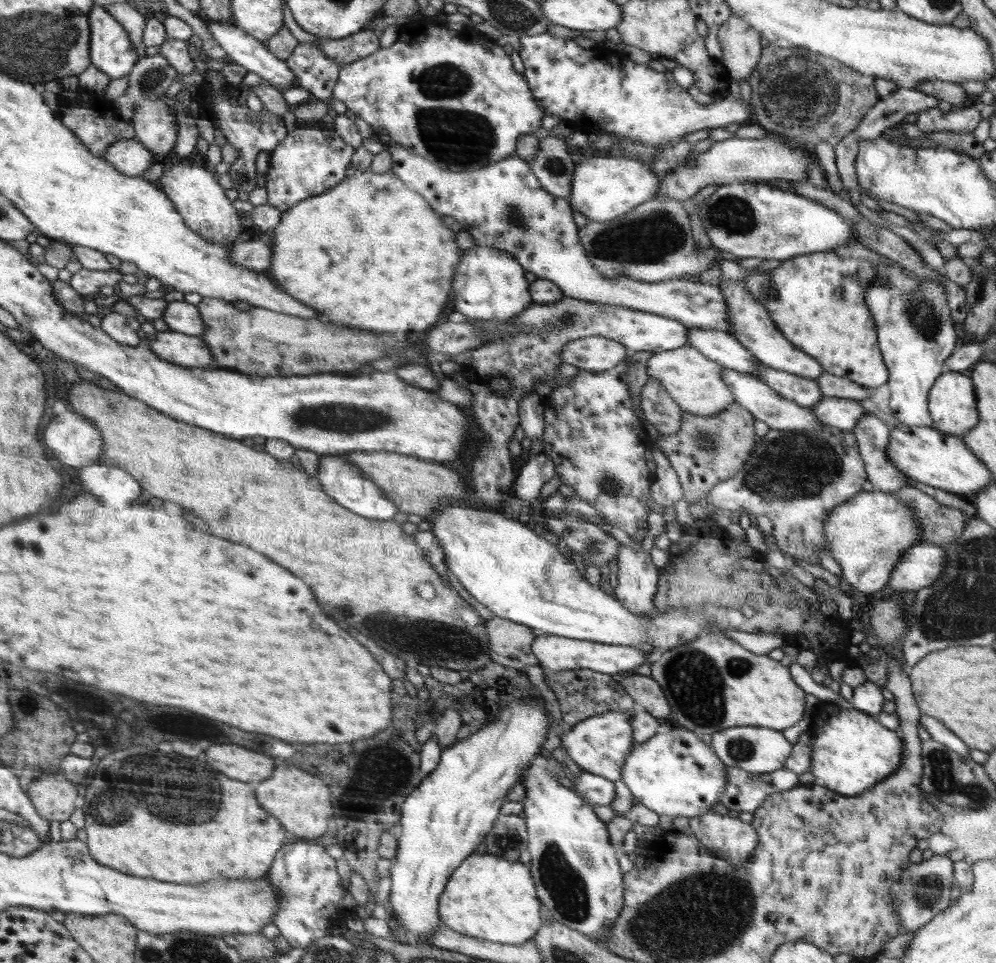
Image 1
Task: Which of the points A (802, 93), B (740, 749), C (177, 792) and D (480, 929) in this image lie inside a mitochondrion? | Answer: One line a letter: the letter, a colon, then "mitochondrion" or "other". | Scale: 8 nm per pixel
A: mitochondrion
B: mitochondrion
C: mitochondrion
D: other

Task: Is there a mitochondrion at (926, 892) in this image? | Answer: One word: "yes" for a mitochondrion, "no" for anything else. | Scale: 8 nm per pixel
yes

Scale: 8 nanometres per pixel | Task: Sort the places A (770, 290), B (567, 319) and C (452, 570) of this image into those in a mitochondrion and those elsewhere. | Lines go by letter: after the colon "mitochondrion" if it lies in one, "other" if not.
A: mitochondrion
B: other
C: other

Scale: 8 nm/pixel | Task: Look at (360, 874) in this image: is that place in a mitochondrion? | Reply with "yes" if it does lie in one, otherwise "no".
no

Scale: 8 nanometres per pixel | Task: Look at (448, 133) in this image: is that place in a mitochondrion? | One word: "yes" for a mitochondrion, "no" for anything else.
yes

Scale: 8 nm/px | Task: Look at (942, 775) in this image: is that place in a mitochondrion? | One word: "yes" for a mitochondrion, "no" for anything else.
yes

